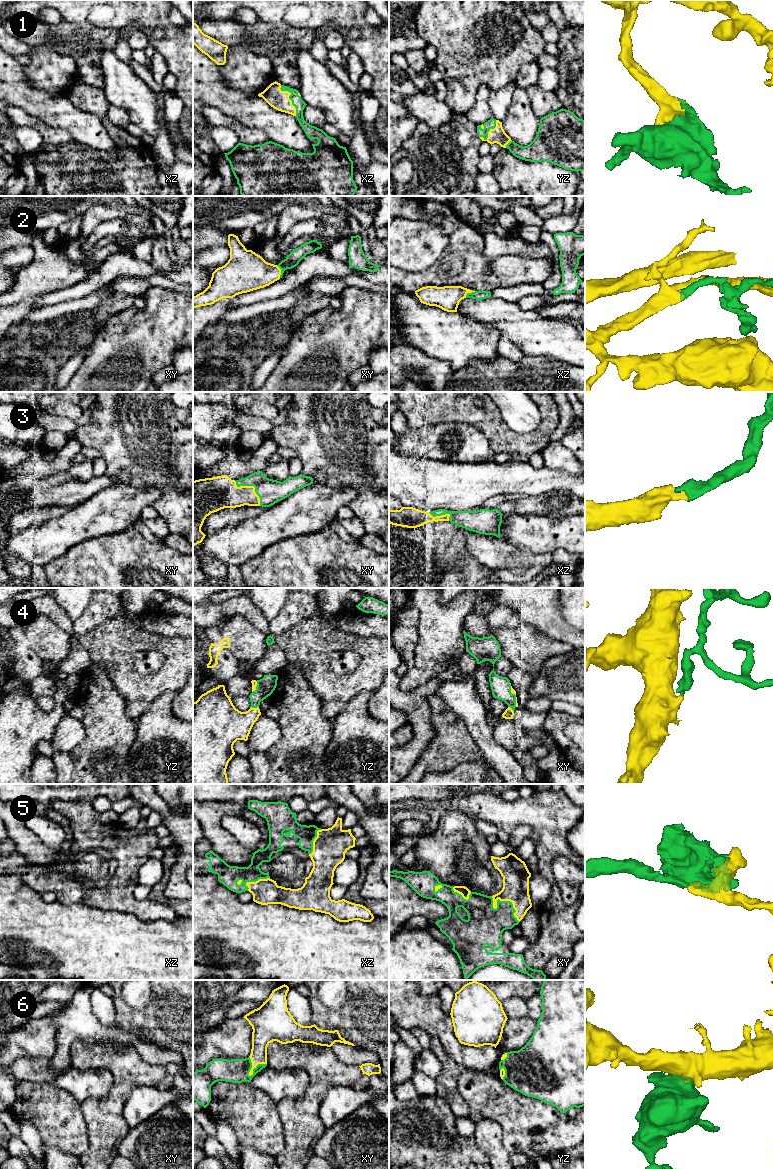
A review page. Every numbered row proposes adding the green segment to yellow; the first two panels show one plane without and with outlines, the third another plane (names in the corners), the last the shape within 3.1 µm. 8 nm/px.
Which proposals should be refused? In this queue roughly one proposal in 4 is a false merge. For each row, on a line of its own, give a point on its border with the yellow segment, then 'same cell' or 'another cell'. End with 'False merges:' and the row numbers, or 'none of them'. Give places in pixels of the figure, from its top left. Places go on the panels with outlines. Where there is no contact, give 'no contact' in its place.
1: meets yellow in xz at (288, 98); same cell
2: meets yellow in xz at (469, 292); same cell
3: meets yellow in xy at (253, 486); same cell
4: meets yellow in yz at (255, 708); same cell
5: meets yellow in xy at (503, 900); same cell
6: meets yellow in xy at (256, 1065); same cell
False merges: none of them

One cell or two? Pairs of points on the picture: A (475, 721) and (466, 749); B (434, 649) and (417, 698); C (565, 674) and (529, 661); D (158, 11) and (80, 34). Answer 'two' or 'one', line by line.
A: two
B: two
C: two
D: two

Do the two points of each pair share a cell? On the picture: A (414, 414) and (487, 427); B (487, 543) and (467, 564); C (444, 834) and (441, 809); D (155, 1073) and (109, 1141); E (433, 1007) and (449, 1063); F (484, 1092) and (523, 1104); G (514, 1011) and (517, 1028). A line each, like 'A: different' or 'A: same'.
A: same
B: different
C: different
D: same
E: different
F: same
G: different

